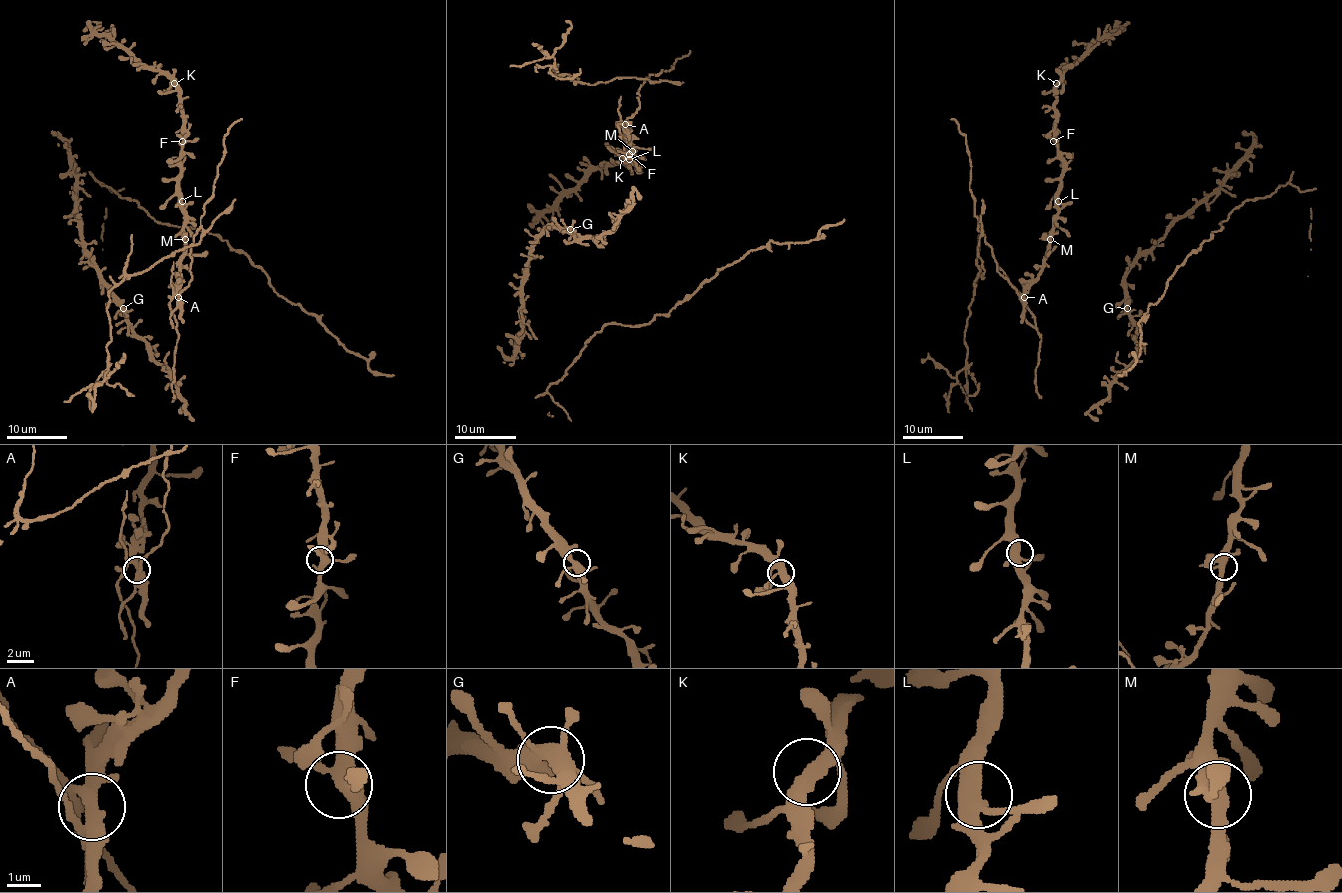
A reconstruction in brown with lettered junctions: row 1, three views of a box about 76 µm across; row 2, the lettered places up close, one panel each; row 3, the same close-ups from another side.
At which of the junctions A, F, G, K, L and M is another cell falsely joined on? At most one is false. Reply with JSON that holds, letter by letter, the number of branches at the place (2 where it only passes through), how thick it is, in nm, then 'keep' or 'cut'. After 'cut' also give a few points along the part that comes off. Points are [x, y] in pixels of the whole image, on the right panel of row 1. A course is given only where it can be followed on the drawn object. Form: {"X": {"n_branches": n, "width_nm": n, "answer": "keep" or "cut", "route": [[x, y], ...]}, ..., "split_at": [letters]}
{"A": {"n_branches": 5, "width_nm": 380, "answer": "cut", "route": [[1023, 297], [998, 270], [978, 228], [984, 270], [973, 281], [966, 365], [957, 377], [964, 401]]}, "F": {"n_branches": 5, "width_nm": 400, "answer": "keep"}, "G": {"n_branches": 5, "width_nm": 400, "answer": "keep"}, "K": {"n_branches": 4, "width_nm": 400, "answer": "keep"}, "L": {"n_branches": 4, "width_nm": 420, "answer": "keep"}, "M": {"n_branches": 5, "width_nm": 400, "answer": "keep"}, "split_at": ["A"]}

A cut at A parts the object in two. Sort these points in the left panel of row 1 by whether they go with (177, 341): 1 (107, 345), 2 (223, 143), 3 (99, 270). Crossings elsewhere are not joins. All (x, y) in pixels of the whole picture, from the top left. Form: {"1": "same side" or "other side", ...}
{"1": "same side", "2": "same side", "3": "other side"}

